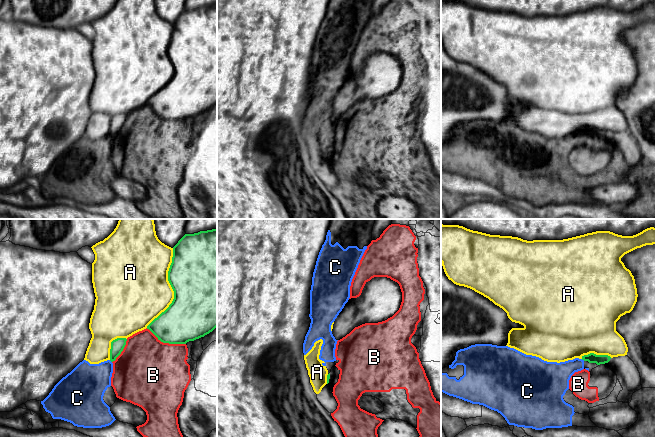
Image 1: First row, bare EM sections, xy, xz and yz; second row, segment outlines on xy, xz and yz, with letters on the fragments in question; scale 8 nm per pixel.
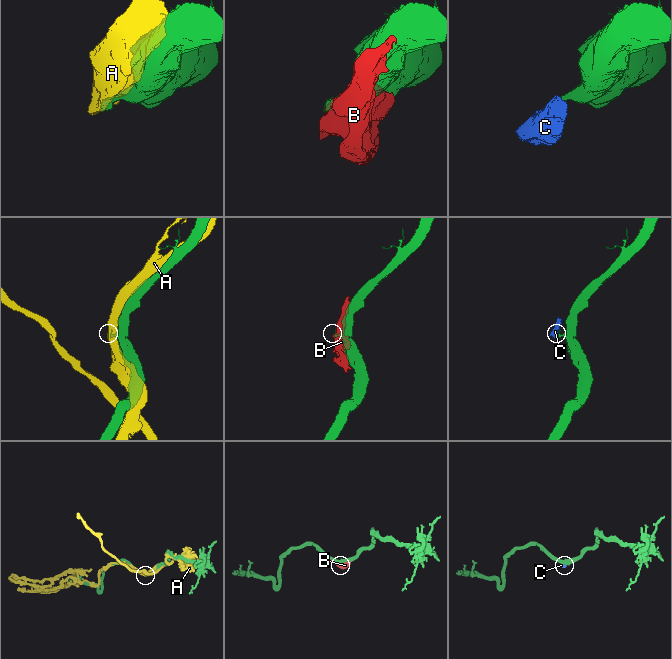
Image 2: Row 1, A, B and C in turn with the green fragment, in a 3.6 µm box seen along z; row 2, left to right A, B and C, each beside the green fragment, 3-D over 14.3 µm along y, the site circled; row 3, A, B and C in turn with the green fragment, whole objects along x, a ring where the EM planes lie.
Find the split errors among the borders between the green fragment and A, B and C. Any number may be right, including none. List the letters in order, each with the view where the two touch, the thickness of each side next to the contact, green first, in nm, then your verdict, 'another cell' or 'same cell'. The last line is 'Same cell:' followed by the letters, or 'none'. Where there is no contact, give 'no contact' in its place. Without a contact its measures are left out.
A: xy | 500/460 nm | another cell
B: xy | 360/480 nm | another cell
C: yz | 80/200 nm | another cell
Same cell: none

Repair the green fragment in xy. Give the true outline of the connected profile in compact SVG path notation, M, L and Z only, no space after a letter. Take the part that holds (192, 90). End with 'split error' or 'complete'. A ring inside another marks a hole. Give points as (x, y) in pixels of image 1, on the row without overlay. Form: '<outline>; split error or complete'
M217 4L185 10L173 23L168 57L174 67L169 83L148 102L163 119L186 120L217 103Z; complete

